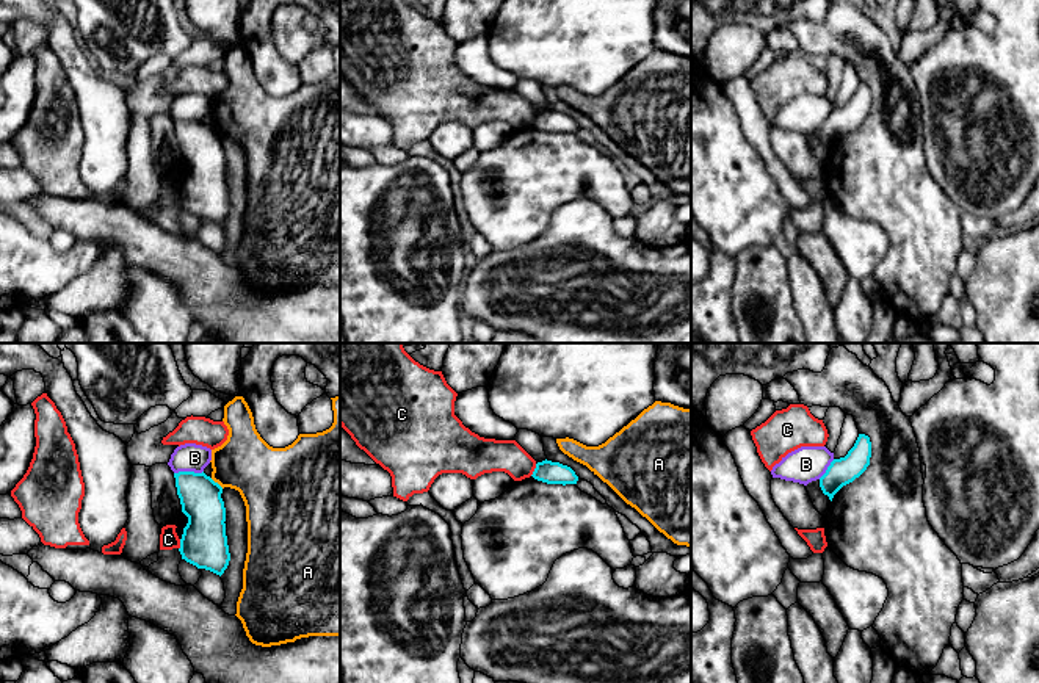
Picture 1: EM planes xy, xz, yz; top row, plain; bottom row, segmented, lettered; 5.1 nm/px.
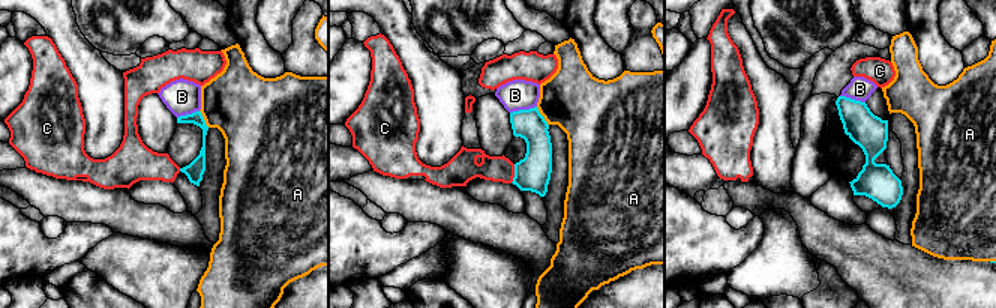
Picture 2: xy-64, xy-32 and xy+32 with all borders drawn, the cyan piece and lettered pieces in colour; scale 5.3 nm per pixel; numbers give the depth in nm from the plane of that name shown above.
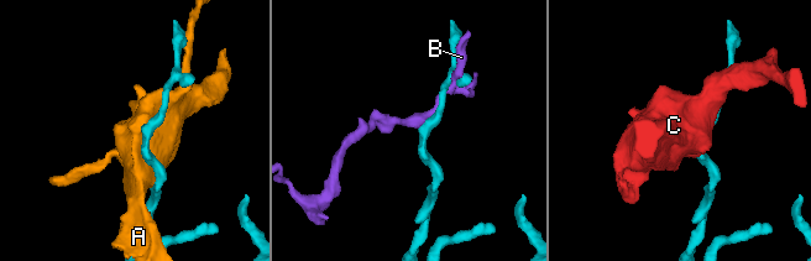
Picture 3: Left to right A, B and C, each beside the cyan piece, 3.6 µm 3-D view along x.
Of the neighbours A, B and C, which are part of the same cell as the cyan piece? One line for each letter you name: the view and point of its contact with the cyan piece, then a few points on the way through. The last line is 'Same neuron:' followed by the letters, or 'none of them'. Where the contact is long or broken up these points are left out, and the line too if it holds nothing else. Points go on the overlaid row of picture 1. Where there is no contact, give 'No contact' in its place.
Same neuron: none of them

